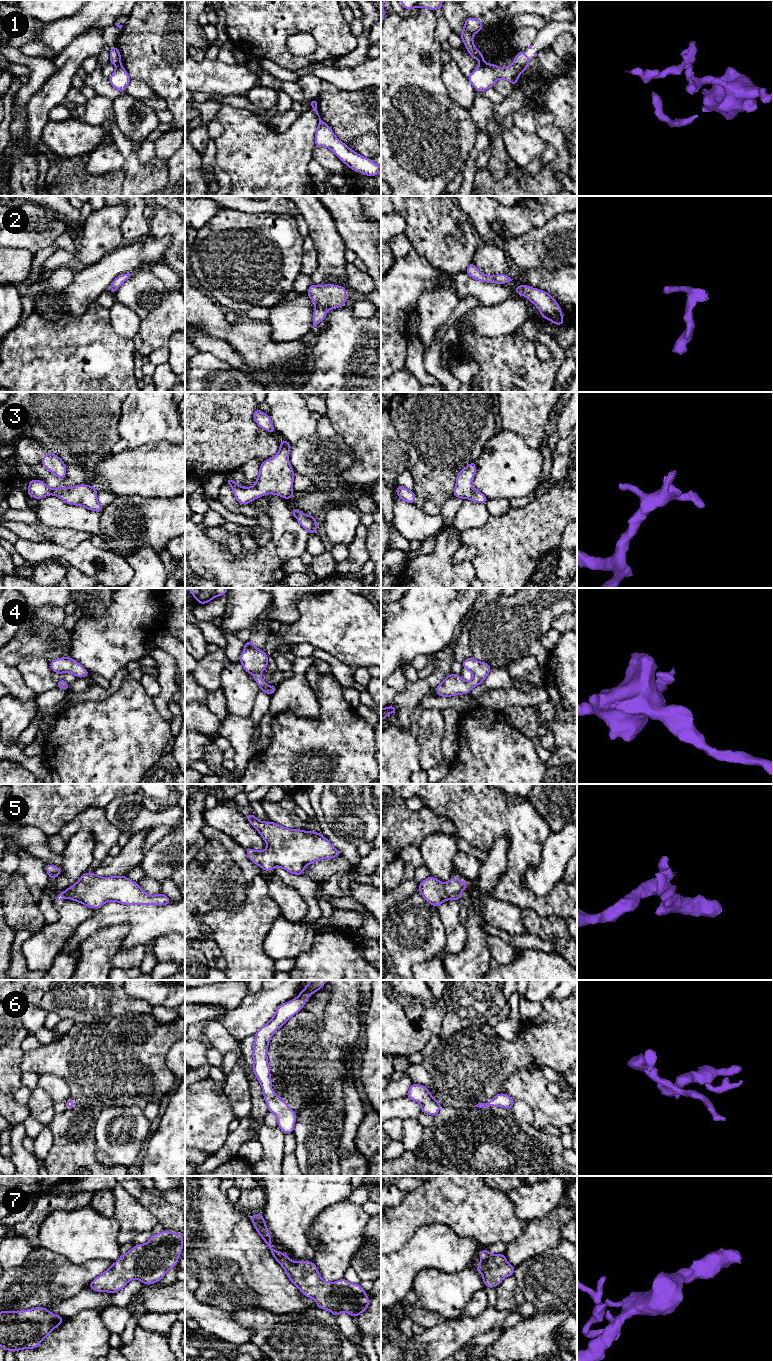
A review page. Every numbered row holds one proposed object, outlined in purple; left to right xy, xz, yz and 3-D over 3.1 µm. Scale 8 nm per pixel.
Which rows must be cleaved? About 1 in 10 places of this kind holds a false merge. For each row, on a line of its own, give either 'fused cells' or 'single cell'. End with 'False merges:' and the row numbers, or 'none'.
1: fused cells
2: single cell
3: single cell
4: single cell
5: single cell
6: single cell
7: single cell
False merges: 1

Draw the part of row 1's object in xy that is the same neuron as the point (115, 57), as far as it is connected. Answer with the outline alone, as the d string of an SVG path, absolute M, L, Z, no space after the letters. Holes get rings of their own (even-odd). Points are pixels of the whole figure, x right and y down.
M116 46L109 48L110 50L110 63L117 65L121 63L121 54Z

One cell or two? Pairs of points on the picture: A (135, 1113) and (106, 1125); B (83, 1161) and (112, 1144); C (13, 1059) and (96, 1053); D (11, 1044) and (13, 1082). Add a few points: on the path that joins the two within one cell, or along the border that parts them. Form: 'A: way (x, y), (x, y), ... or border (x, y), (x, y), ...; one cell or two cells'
A: way (128, 1120), (123, 1125), (113, 1125); one cell
B: border (95, 1124), (95, 1145), (97, 1147); two cells
C: border (24, 1052), (20, 1064), (22, 1072); two cells
D: way (11, 1053), (11, 1073); one cell

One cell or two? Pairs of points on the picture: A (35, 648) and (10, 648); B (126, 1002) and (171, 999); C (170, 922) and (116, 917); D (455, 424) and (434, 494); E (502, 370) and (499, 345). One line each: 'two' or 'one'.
A: one
B: two
C: one
D: one
E: one

